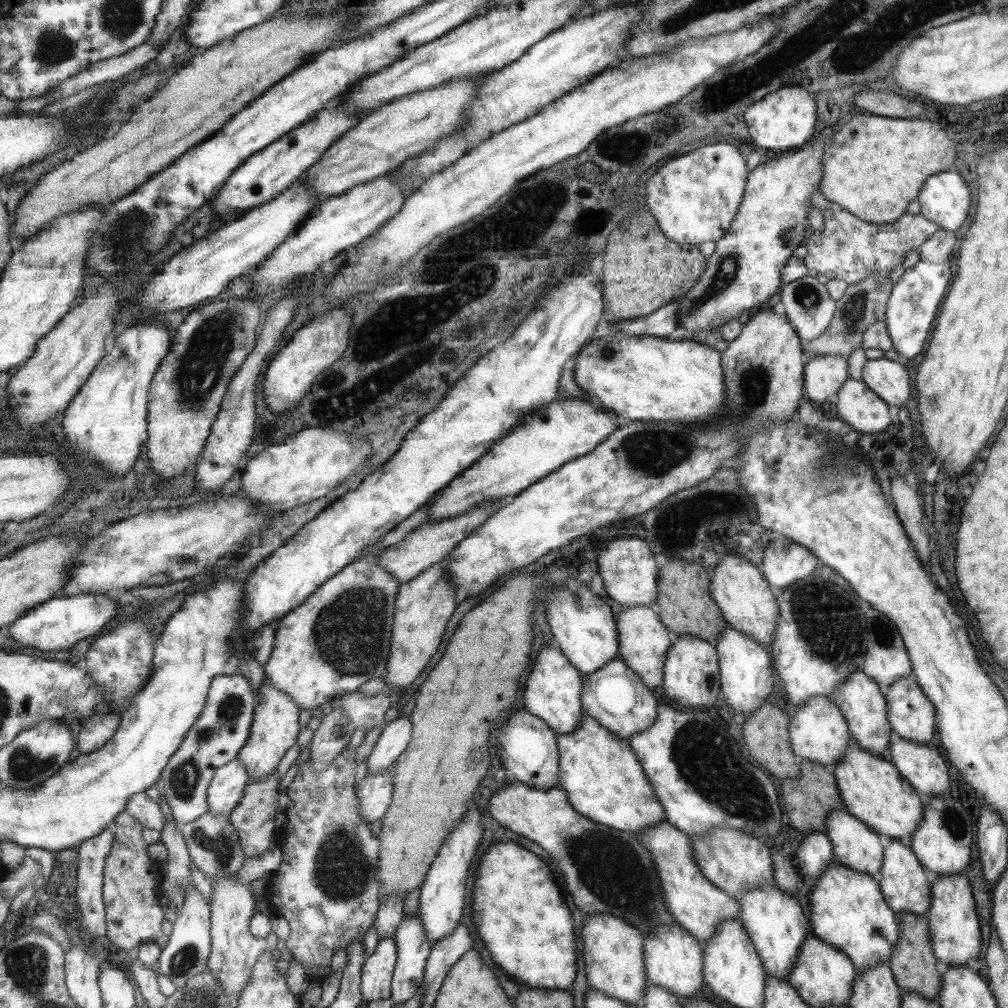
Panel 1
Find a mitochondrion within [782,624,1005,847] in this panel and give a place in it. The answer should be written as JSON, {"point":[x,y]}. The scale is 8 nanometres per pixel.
{"point":[957,825]}

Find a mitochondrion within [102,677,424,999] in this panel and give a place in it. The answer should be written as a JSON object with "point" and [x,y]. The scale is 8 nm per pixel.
{"point":[343,869]}

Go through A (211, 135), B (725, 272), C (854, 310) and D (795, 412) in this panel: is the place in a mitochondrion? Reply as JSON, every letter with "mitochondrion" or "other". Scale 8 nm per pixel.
{"A":"other","B":"mitochondrion","C":"mitochondrion","D":"other"}

